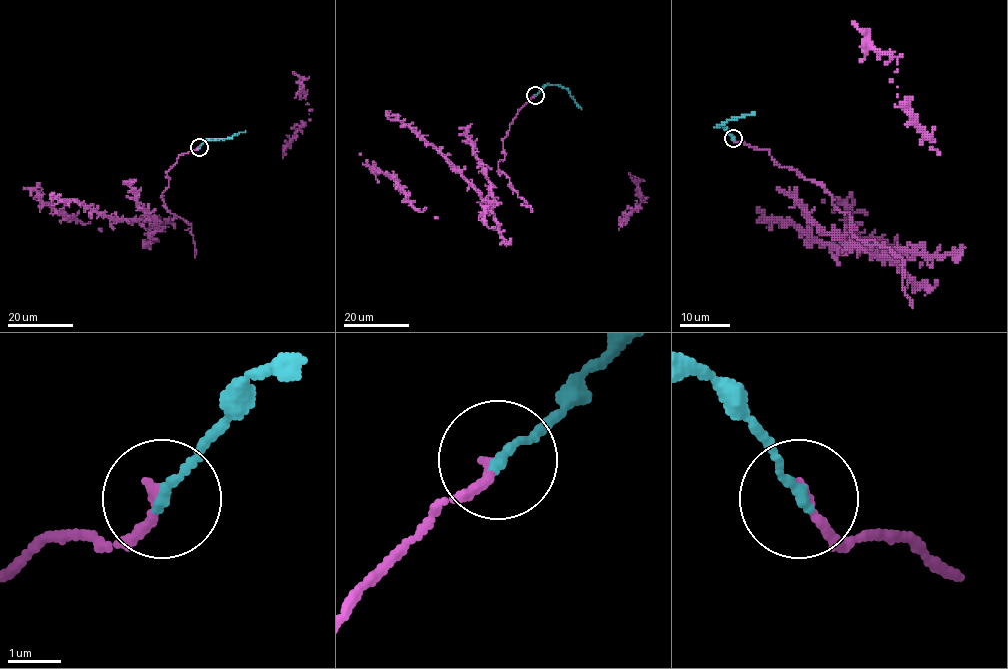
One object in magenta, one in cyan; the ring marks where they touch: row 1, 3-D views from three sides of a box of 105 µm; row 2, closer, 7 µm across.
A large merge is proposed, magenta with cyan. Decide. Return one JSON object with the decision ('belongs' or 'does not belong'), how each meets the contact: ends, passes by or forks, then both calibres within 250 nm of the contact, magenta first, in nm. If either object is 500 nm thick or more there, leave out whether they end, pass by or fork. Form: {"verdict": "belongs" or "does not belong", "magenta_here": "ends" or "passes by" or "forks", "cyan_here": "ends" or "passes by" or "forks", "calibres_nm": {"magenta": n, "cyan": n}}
{"verdict": "belongs", "magenta_here": "ends", "cyan_here": "ends", "calibres_nm": {"magenta": 190, "cyan": 190}}

